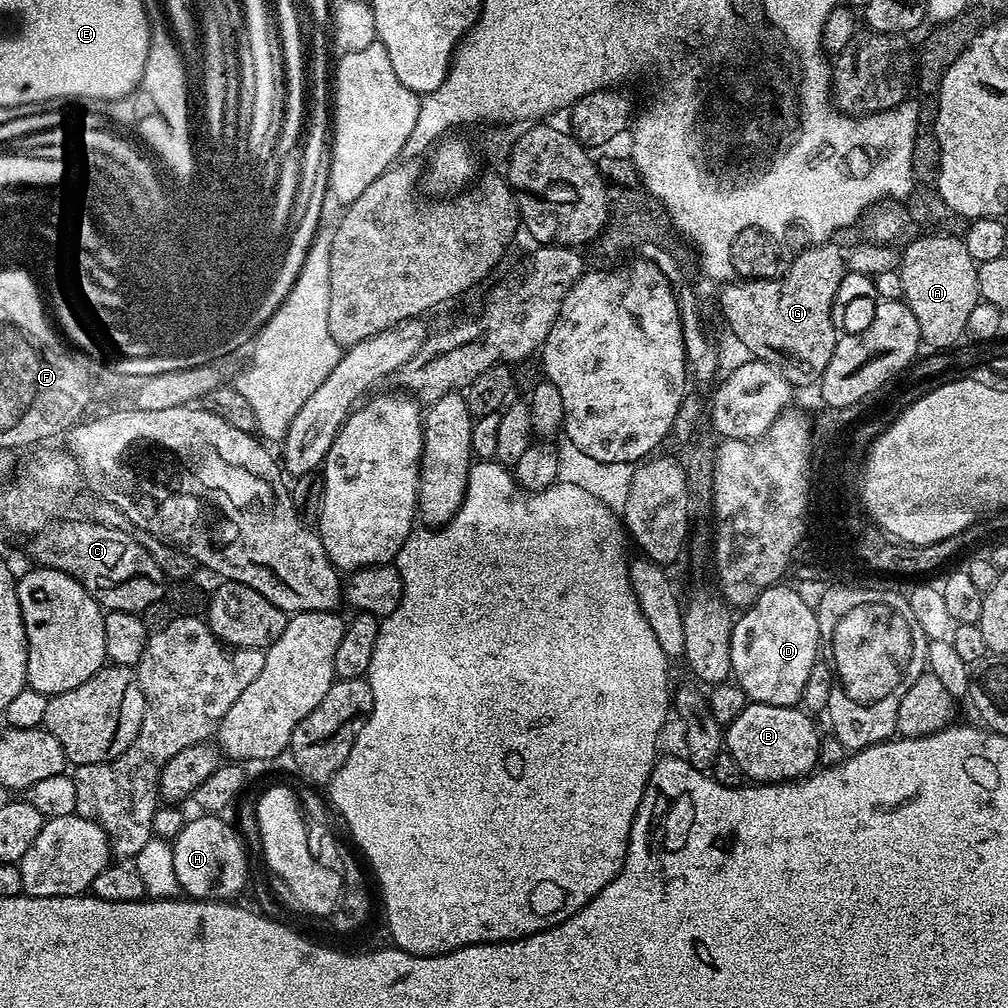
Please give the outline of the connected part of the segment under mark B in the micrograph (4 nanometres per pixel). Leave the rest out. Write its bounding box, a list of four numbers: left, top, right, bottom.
[726,703,821,784]

